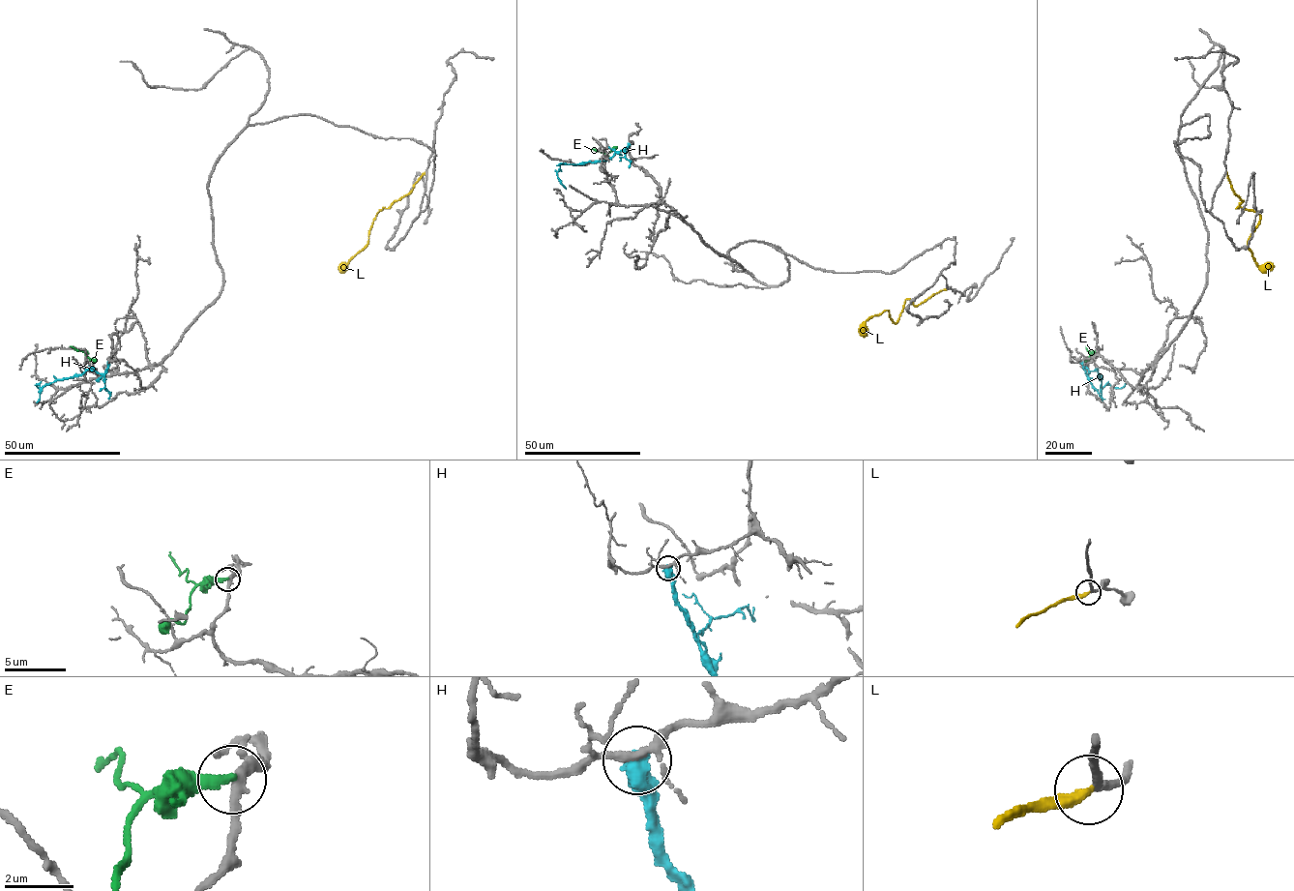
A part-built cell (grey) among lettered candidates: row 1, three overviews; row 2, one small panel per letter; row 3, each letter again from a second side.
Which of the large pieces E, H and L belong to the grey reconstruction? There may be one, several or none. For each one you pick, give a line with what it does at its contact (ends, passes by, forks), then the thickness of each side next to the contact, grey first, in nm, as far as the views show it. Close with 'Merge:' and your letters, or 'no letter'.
Merge: no letter

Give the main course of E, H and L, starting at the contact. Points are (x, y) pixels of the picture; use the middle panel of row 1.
E: (604, 160), (603, 152), (590, 148)
H: (630, 144), (601, 162), (561, 163), (556, 174), (565, 189)
L: (947, 289), (915, 306), (907, 299), (896, 323), (888, 311), (872, 316), (866, 322), (863, 337)

